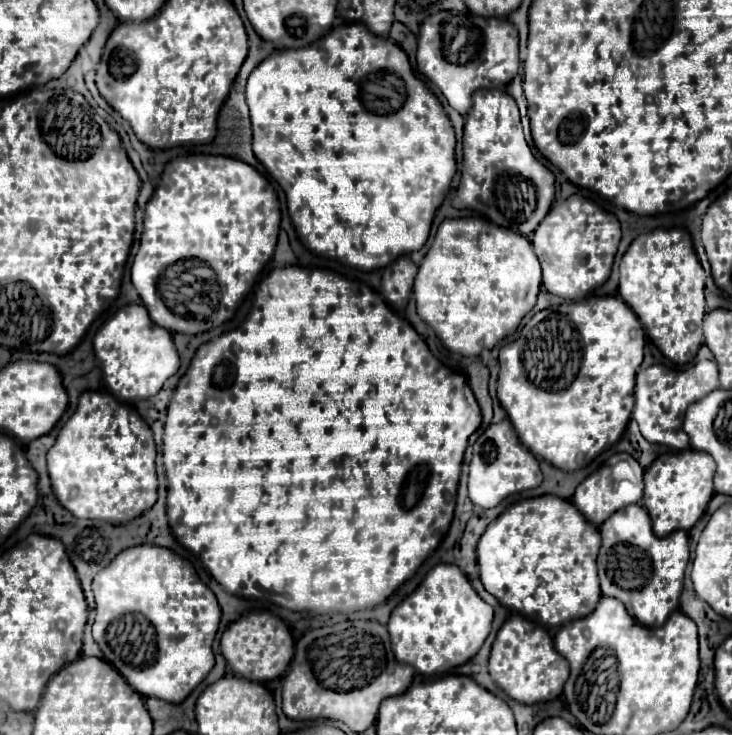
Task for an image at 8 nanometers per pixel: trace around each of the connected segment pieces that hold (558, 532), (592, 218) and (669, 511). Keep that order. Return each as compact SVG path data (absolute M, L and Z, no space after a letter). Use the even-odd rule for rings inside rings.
M557 496L529 498L513 508L505 510L493 520L477 546L477 564L481 570L481 582L489 594L493 594L503 606L517 610L521 616L535 618L545 626L561 626L569 620L591 614L601 600L597 578L597 554L601 546L599 530L585 522L583 514L569 502Z
M581 194L569 196L565 202L549 210L531 238L543 268L543 286L551 294L571 302L585 298L591 290L607 282L619 240L621 226L611 212L605 212Z
M697 450L663 454L645 470L645 494L641 504L647 508L653 520L653 532L657 536L663 538L673 530L693 528L693 524L703 516L709 500L713 498L713 474L713 458Z

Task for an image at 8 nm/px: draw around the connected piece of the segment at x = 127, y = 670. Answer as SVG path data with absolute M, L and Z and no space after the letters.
M141 544L123 550L117 558L97 574L93 580L95 594L95 622L93 622L93 638L99 644L105 660L123 674L123 678L137 690L141 696L159 698L171 704L183 702L211 672L213 658L213 640L219 628L221 610L215 594L199 580L191 562L183 560L175 552Z

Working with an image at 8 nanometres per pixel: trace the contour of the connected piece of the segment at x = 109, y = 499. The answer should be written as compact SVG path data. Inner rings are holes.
M83 392L75 414L61 428L57 442L47 454L49 476L53 482L53 492L63 508L67 508L75 518L97 518L103 522L125 524L157 502L157 474L155 474L155 442L153 432L145 420L135 412L127 410L131 406L119 404L113 394L105 392Z

